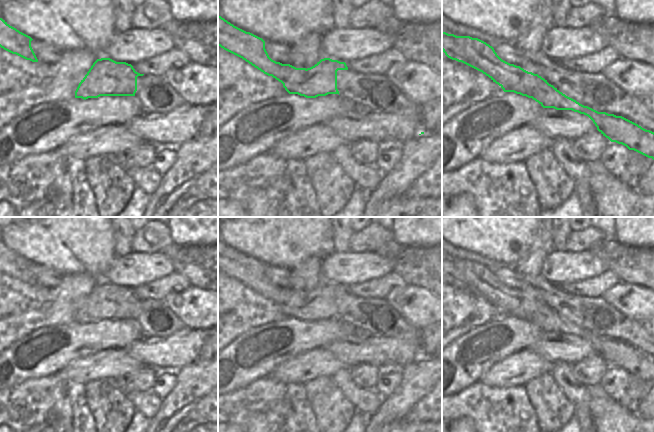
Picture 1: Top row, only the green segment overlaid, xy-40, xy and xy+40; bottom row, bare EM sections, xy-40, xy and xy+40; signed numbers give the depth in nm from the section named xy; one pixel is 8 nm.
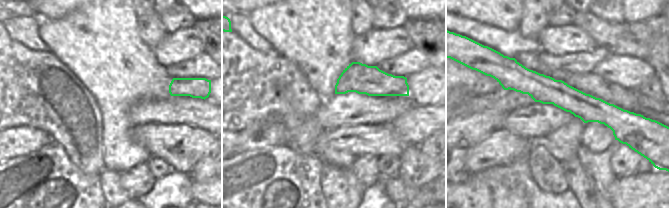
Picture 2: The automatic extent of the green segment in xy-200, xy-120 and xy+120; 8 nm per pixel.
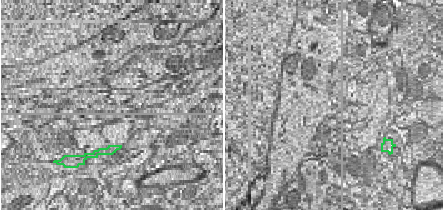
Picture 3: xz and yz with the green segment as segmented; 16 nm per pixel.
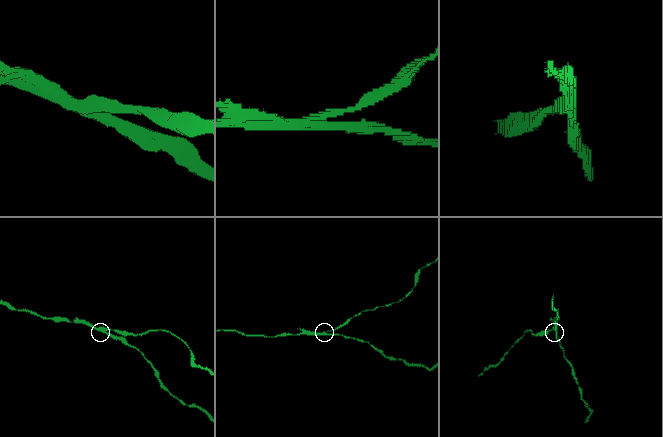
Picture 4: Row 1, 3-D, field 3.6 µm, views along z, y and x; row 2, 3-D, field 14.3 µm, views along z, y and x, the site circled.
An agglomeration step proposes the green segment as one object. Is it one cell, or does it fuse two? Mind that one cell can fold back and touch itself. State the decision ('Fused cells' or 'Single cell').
Fused cells.

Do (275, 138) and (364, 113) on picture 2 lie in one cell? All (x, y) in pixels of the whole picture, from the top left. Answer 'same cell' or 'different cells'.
same cell

